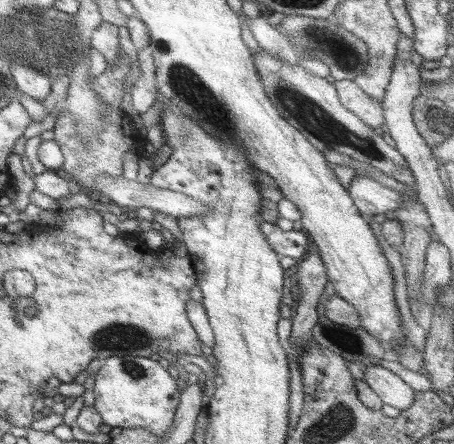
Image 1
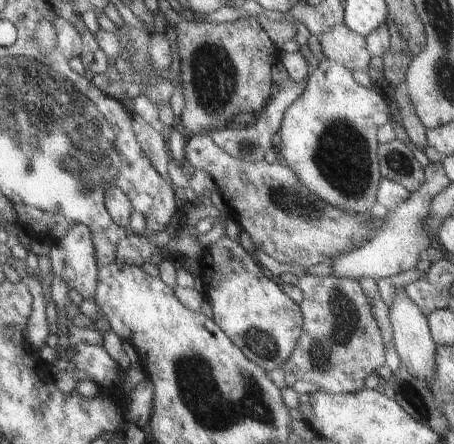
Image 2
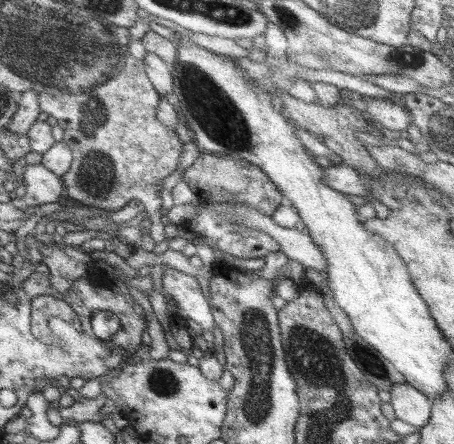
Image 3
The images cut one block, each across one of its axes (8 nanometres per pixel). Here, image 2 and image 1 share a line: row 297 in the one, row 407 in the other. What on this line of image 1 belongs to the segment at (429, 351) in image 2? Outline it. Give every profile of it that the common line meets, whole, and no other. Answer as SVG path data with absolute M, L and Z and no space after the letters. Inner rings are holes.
M365 366L361 368L363 372L363 382L367 384L367 388L379 396L379 400L387 406L397 408L399 412L409 408L413 404L415 392L405 386L405 382L391 374L389 370L381 368L381 366Z

